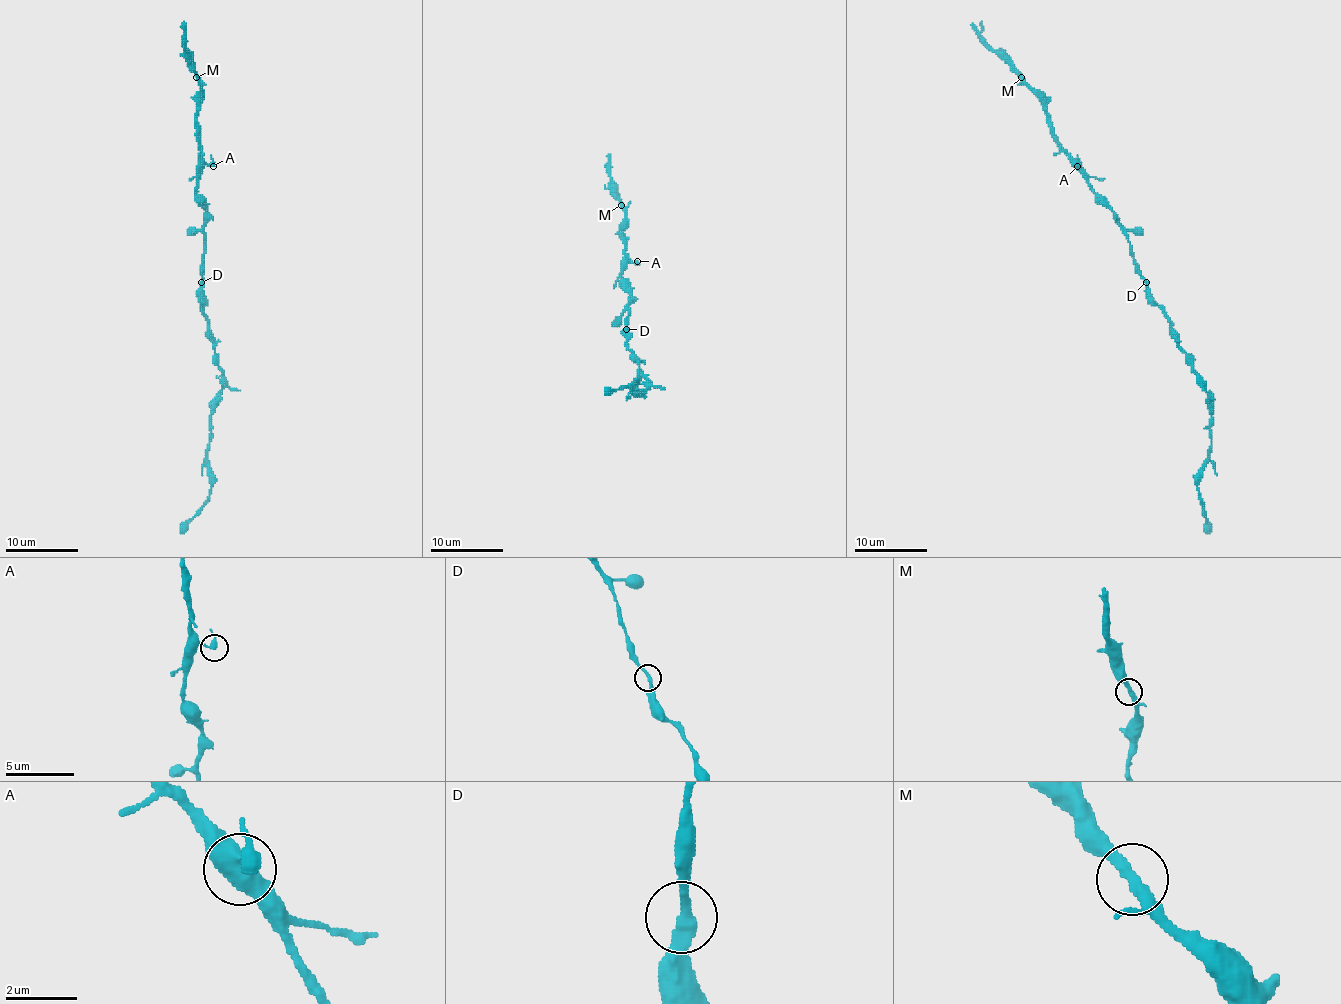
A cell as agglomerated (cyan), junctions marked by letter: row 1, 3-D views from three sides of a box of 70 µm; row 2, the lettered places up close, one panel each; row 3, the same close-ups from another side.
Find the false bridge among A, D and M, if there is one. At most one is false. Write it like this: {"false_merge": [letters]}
{"false_merge": []}

